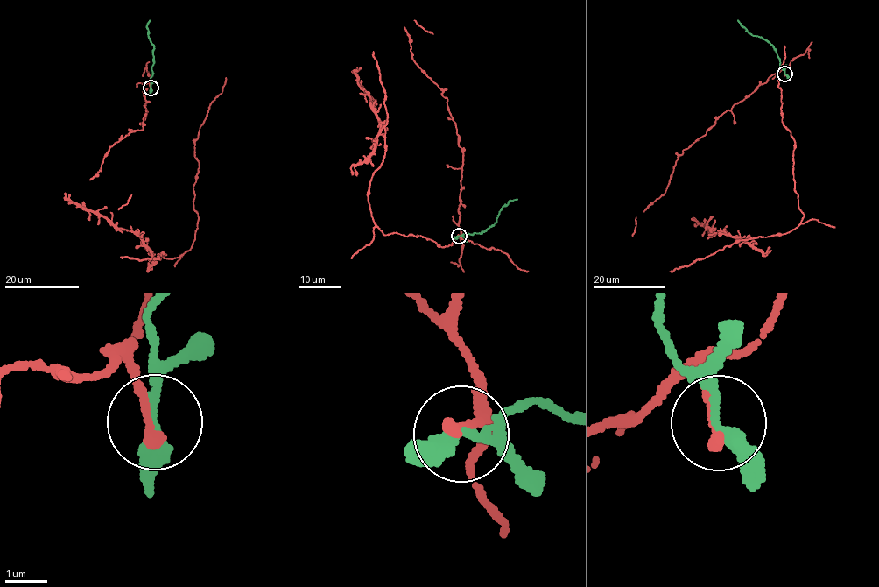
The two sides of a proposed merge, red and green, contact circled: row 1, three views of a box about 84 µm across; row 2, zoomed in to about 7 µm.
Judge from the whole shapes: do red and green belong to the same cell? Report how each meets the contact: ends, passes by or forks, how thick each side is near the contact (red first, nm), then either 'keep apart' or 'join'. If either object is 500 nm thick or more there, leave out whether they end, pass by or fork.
red ends; green passes by; calibres 280 and 280 nm; keep apart

